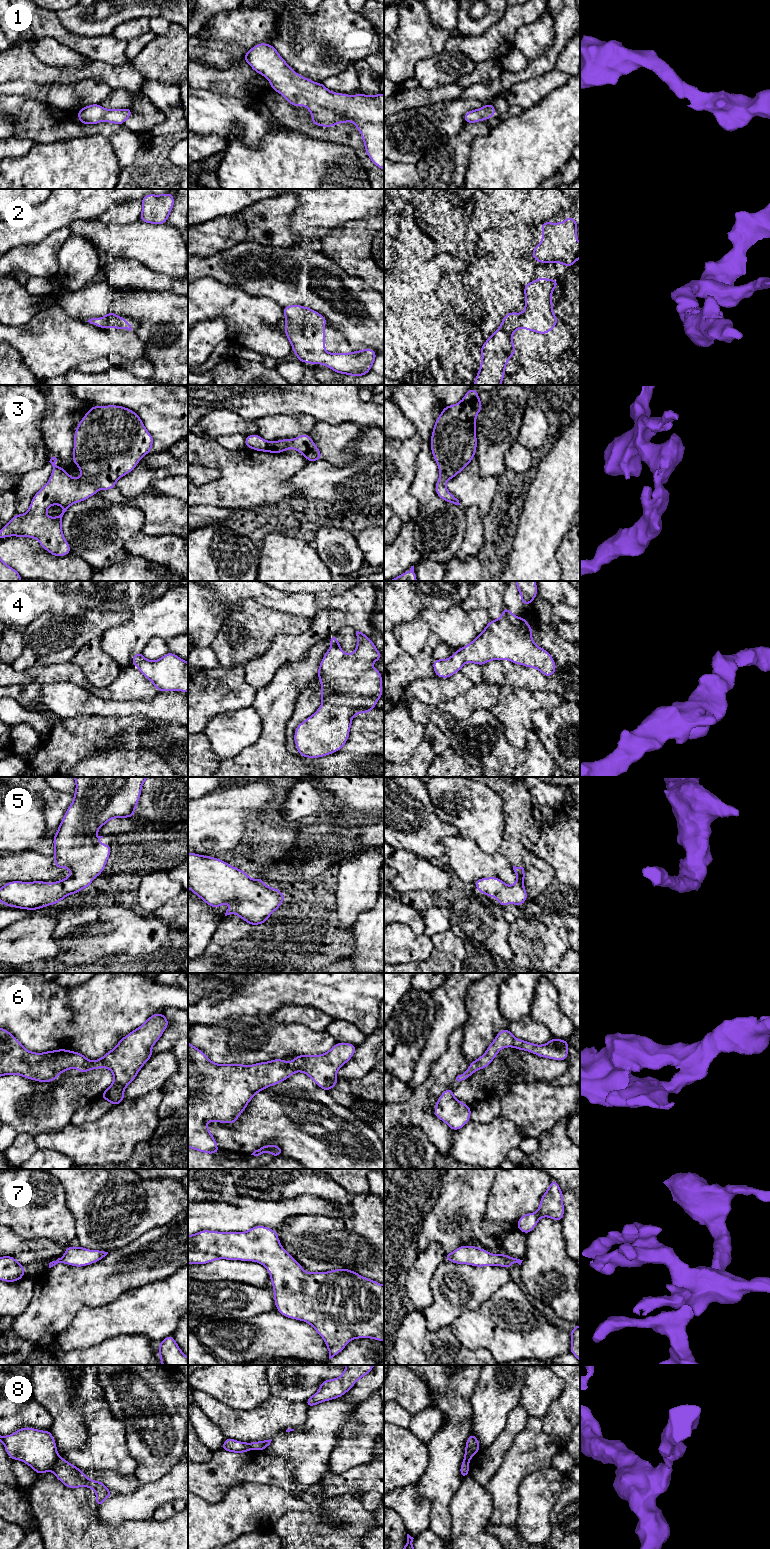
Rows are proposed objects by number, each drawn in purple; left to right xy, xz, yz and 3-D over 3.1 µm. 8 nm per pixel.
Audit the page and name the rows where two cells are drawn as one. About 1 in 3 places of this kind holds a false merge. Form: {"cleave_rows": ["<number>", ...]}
{"cleave_rows": ["8"]}

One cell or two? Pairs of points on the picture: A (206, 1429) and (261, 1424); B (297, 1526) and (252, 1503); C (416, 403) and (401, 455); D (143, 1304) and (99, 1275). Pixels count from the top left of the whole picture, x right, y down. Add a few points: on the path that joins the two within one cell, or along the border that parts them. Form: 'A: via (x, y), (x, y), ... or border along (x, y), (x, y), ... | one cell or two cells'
A: border along (203, 1411), (226, 1437) | two cells
B: border along (304, 1518), (296, 1511), (290, 1510), (273, 1527) | two cells
C: border along (416, 431), (421, 439), (421, 450), (418, 454) | two cells
D: border along (147, 1283), (127, 1289), (115, 1300), (105, 1304) | two cells

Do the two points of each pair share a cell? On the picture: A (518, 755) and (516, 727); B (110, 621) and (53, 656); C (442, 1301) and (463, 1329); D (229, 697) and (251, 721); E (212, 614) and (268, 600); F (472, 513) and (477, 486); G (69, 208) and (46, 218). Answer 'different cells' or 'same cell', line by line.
A: different cells
B: same cell
C: different cells
D: different cells
E: same cell
F: different cells
G: same cell

